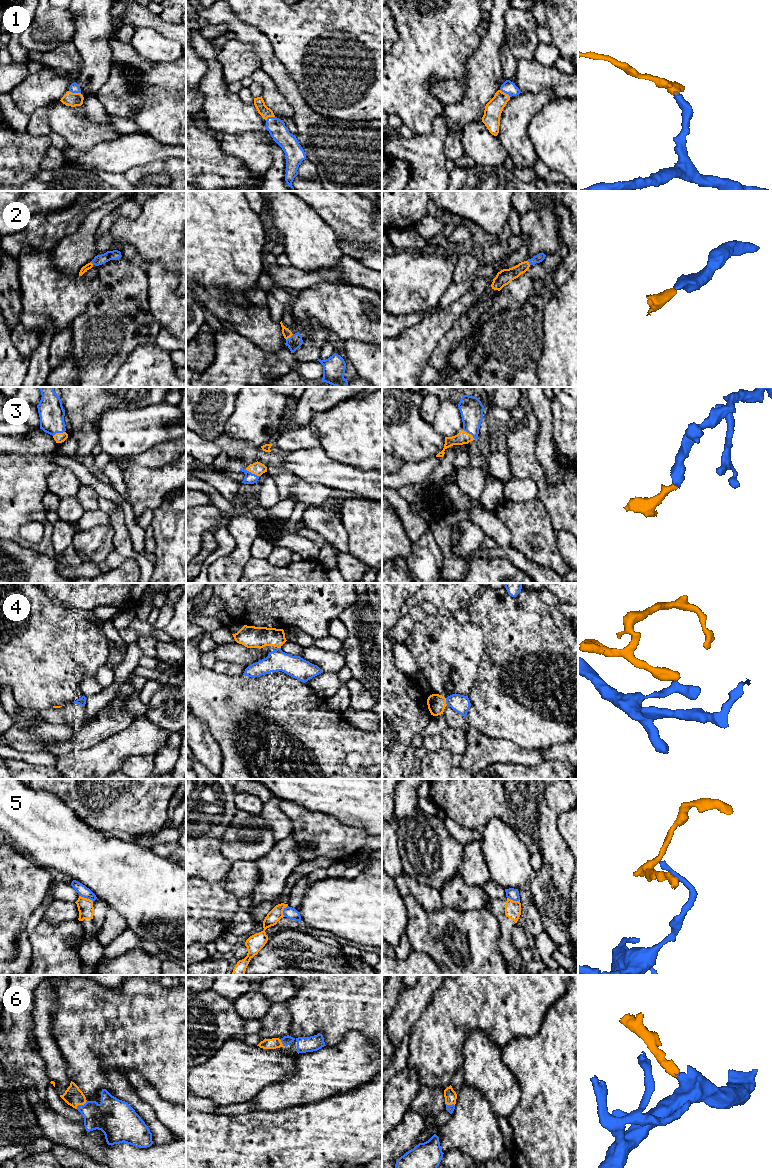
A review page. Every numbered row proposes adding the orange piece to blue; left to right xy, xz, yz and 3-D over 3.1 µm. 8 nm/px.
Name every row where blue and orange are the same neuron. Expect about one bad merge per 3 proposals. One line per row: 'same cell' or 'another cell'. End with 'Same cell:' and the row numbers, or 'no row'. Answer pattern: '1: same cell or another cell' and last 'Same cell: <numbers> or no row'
1: same cell
2: same cell
3: same cell
4: another cell
5: another cell
6: same cell
Same cell: 1, 2, 3, 6

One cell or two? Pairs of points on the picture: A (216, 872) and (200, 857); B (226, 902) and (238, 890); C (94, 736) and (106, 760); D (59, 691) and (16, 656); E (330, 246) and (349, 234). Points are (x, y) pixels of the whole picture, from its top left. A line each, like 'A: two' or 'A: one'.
A: one
B: two
C: two
D: one
E: two

